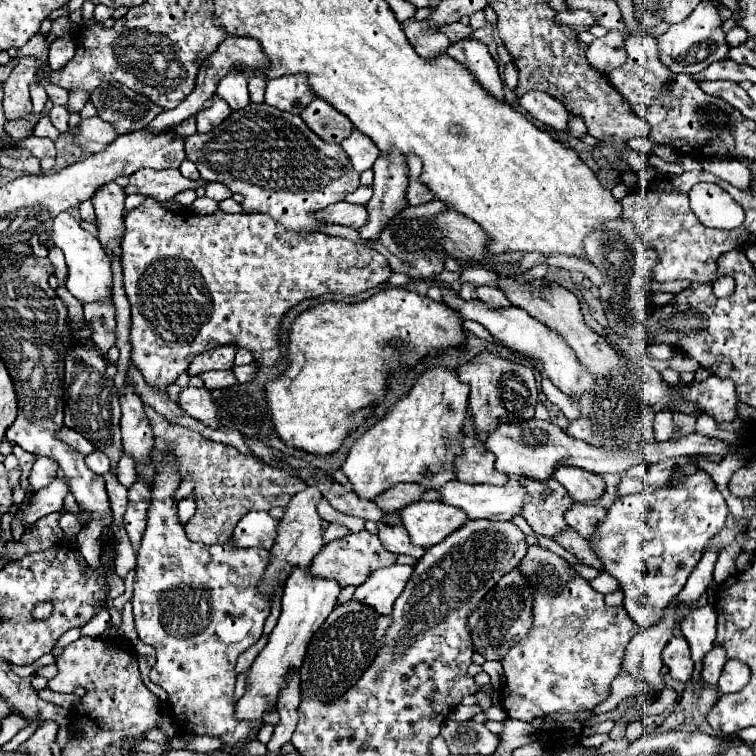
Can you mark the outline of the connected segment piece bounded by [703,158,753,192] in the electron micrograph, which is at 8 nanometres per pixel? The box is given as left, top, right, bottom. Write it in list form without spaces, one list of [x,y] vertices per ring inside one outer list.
[[[705,160],[703,168],[709,170],[711,174],[715,174],[717,178],[727,180],[729,184],[733,184],[735,188],[741,188],[743,192],[749,192],[749,180],[753,180],[753,176],[749,176],[749,168],[745,162],[737,162],[737,160]]]

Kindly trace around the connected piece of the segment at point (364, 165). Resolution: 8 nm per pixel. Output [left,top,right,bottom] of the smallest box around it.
[341,130,379,172]

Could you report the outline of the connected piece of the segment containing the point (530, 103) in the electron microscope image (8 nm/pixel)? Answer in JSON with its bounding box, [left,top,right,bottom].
[519,90,569,130]

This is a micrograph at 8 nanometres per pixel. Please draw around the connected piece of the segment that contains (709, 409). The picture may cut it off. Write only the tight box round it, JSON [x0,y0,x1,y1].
[677,376,737,422]

